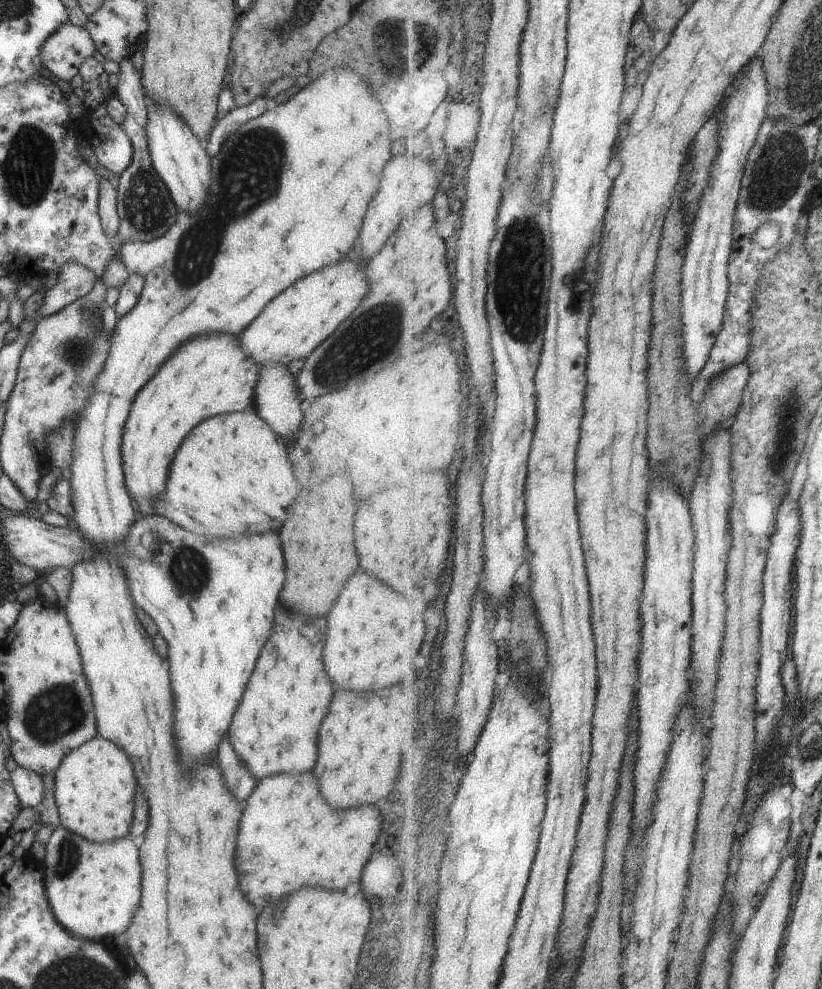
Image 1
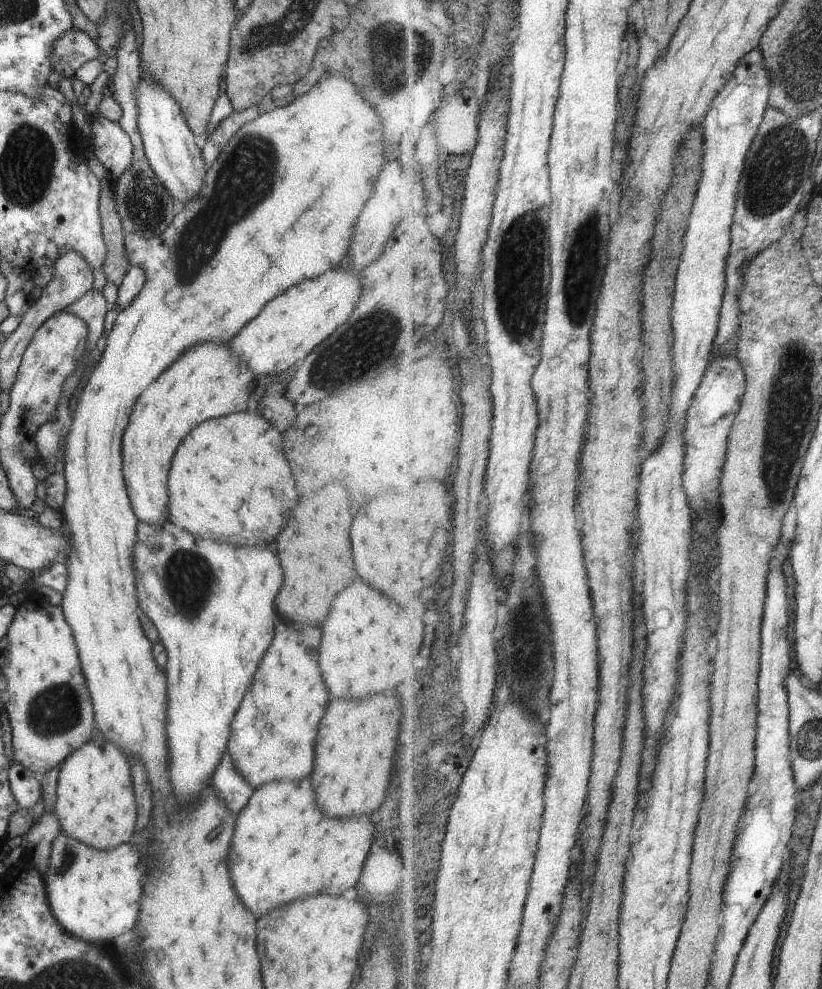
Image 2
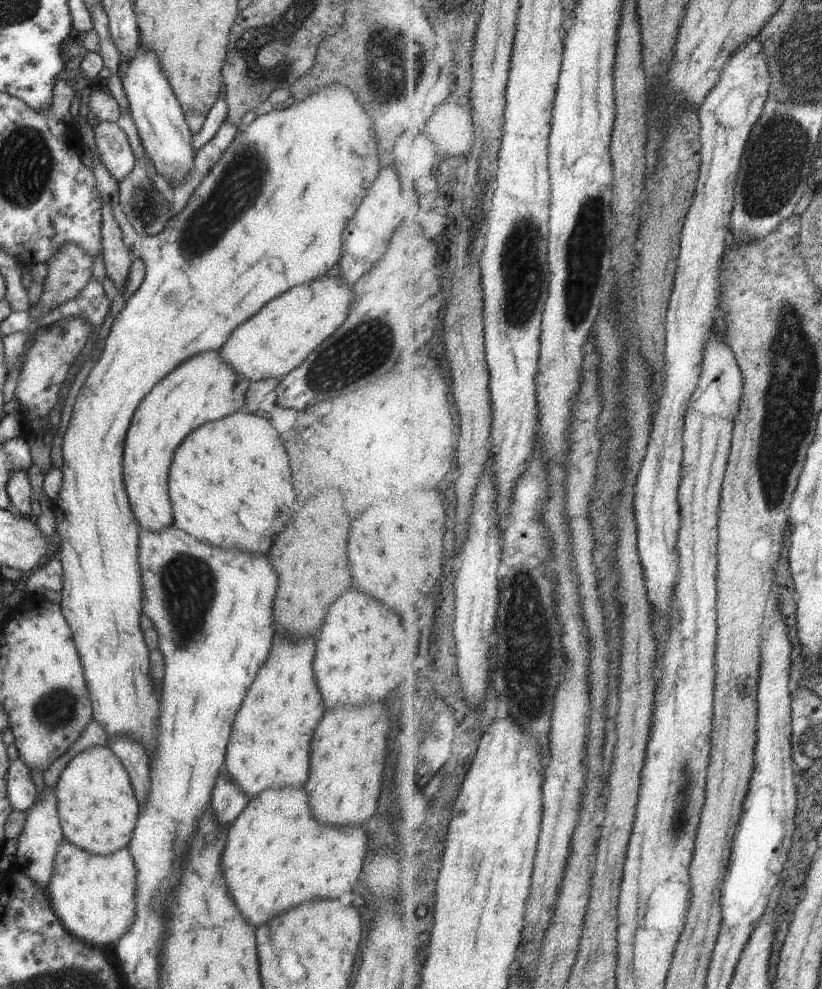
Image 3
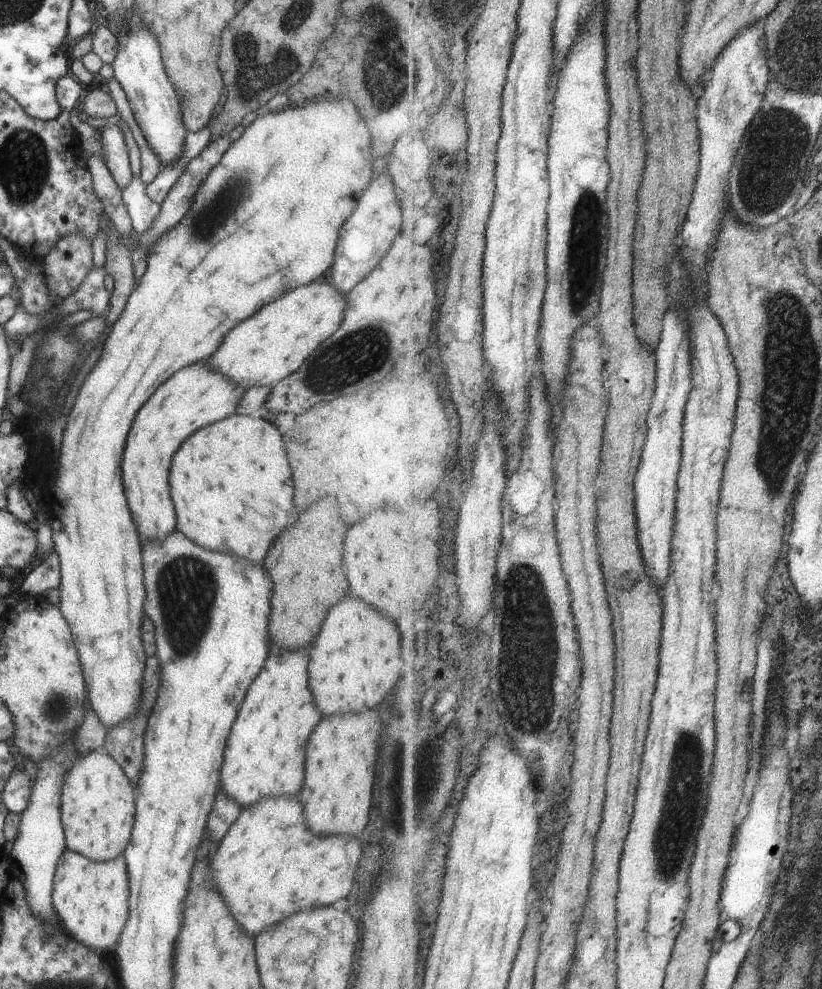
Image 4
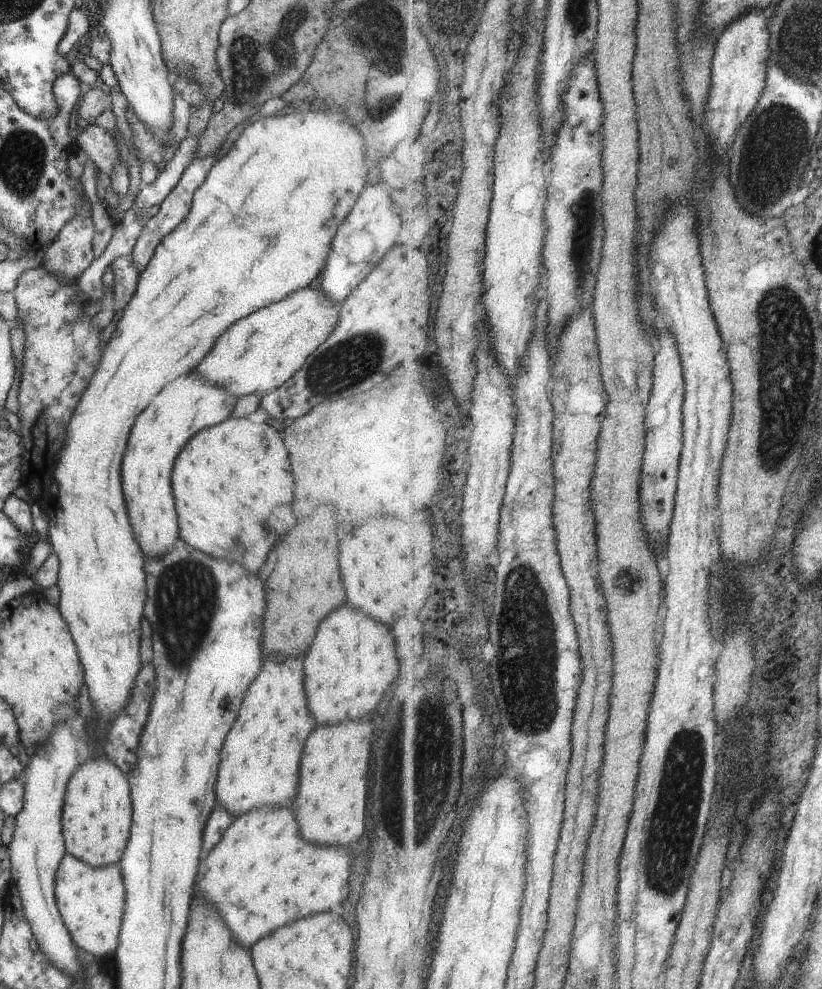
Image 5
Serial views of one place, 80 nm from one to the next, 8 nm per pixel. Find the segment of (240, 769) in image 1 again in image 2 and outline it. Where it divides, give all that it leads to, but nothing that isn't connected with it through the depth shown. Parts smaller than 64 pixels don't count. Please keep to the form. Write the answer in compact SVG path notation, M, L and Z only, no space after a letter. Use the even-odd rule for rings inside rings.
M228 752L221 755L209 780L216 797L233 815L244 807L254 788L240 775L233 766Z

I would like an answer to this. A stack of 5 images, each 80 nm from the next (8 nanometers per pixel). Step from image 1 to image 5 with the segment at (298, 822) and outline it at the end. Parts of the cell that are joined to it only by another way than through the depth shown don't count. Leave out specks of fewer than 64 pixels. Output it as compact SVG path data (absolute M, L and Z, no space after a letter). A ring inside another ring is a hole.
M261 805L235 817L223 831L219 842L211 849L209 856L201 860L195 878L195 892L197 896L215 904L237 944L251 946L259 936L265 936L277 926L289 924L299 916L325 912L333 904L343 902L349 892L347 854L349 850L341 846L315 846L303 840L297 832L297 822L289 808Z

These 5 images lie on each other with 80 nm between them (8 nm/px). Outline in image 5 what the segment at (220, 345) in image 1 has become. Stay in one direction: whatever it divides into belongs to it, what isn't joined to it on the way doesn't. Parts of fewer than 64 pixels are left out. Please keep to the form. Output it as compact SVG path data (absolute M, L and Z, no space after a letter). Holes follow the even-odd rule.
M187 372L165 384L149 402L149 406L137 414L129 440L127 440L127 450L123 452L123 462L121 462L121 488L123 488L123 498L125 501L129 524L133 530L135 540L139 548L143 550L142 556L156 557L167 552L168 548L178 538L178 522L175 512L174 498L171 490L171 469L177 453L183 448L185 442L189 440L198 430L208 427L225 420L232 413L237 398L228 391L210 383L207 379L203 380L198 374Z

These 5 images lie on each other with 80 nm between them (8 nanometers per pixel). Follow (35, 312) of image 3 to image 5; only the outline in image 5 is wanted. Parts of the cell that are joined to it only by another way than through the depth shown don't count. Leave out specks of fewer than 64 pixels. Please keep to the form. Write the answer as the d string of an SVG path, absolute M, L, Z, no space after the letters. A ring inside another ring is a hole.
M83 192L78 195L78 212L68 220L57 233L57 236L47 246L43 256L41 268L53 275L60 283L77 282L78 276L89 266L94 259L92 253L92 236L94 226L90 215L91 206L87 202Z

